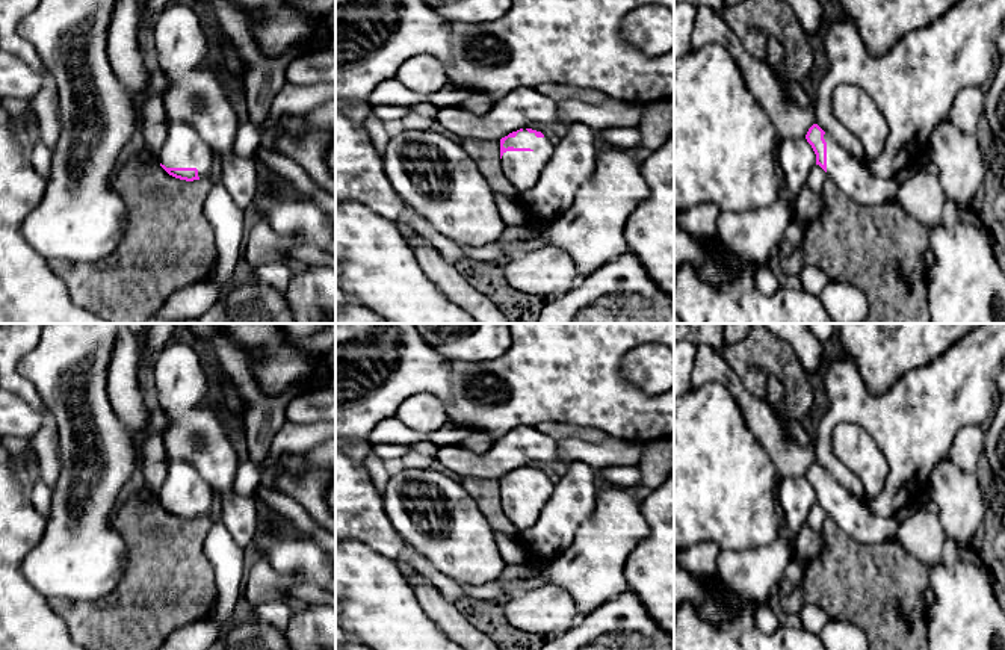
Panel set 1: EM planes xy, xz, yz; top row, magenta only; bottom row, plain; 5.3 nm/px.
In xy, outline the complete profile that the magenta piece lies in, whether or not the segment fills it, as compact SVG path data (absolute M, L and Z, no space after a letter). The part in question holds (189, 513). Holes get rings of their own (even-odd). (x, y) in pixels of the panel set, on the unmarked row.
M166 455L166 479L159 493L160 505L172 515L193 520L209 517L216 508L207 481L186 461Z

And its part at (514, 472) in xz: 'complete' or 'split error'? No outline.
split error

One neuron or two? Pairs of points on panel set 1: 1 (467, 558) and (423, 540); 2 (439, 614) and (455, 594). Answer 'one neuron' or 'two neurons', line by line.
1: one neuron
2: two neurons

